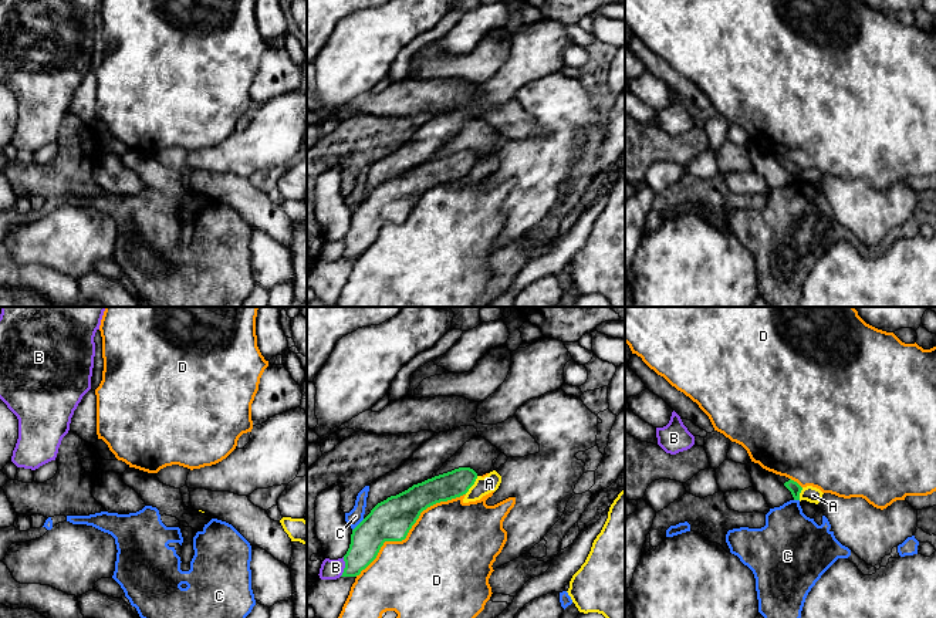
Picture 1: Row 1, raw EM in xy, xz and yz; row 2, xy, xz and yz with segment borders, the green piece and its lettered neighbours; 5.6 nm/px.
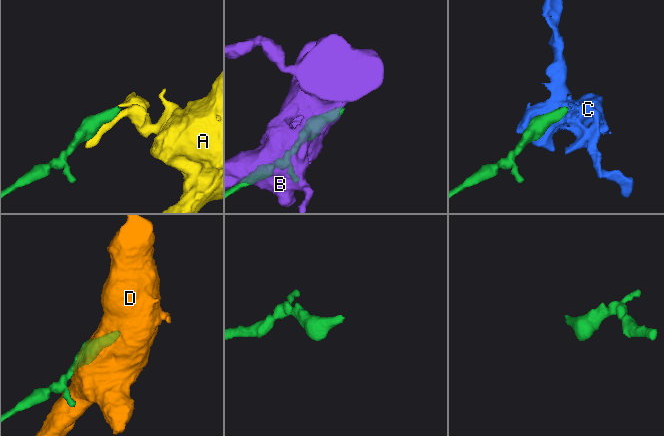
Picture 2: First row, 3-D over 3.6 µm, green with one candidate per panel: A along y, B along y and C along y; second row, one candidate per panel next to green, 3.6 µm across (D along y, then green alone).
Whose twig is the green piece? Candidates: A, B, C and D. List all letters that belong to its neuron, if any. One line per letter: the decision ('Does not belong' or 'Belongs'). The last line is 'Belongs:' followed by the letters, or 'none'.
A: Does not belong
B: Does not belong
C: Does not belong
D: Does not belong
Belongs: none

